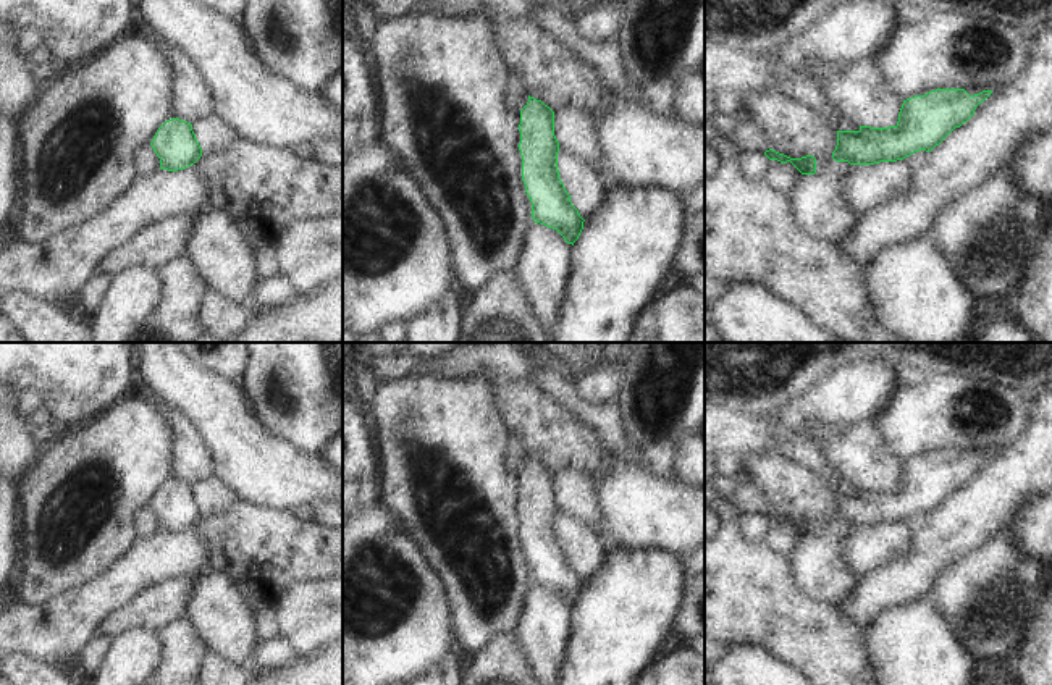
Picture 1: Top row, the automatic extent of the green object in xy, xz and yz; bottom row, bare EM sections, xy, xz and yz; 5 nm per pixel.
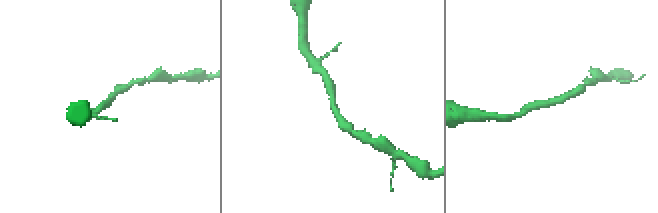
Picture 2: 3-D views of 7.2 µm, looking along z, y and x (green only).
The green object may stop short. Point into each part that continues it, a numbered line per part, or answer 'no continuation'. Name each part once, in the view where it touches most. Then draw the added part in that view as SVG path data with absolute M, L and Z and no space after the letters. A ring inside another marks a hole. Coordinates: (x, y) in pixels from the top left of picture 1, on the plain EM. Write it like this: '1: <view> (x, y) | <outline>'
no continuation

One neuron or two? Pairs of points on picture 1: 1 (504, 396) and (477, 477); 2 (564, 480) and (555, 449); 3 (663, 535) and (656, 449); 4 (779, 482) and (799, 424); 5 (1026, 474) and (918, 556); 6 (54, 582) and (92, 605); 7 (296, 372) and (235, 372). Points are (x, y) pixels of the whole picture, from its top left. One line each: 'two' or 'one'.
1: two
2: two
3: two
4: two
5: one
6: two
7: two

